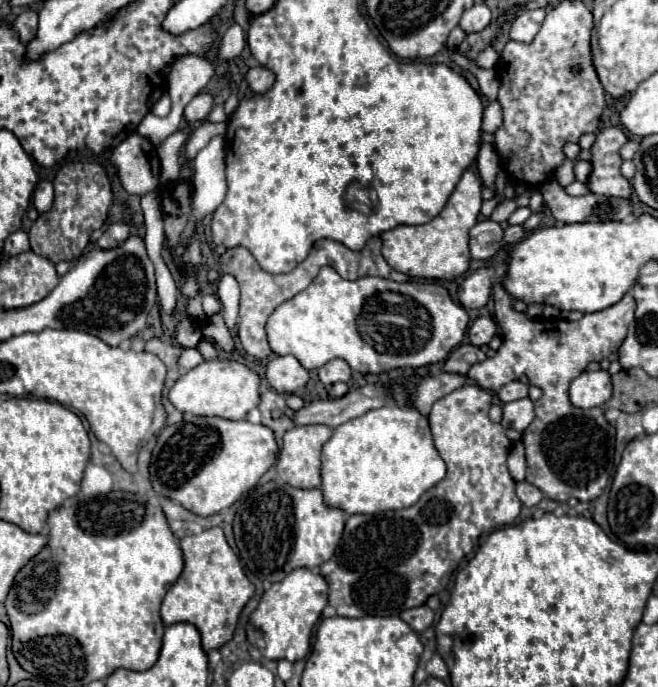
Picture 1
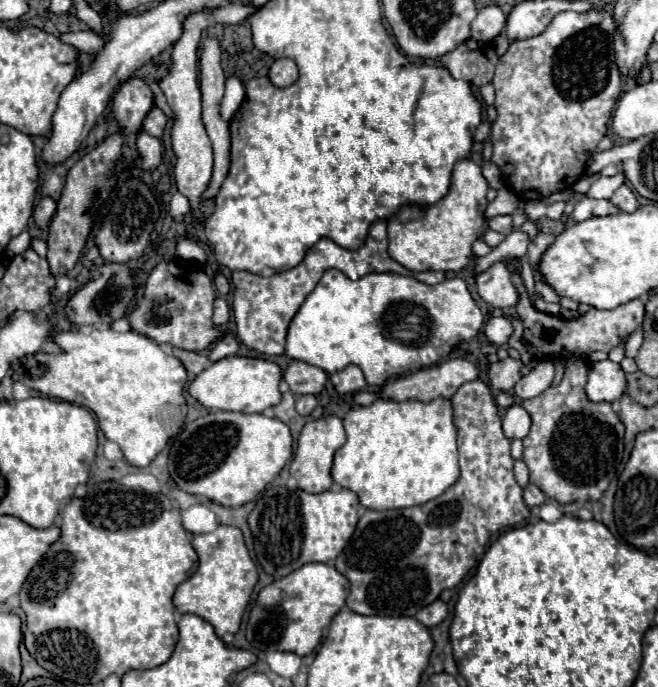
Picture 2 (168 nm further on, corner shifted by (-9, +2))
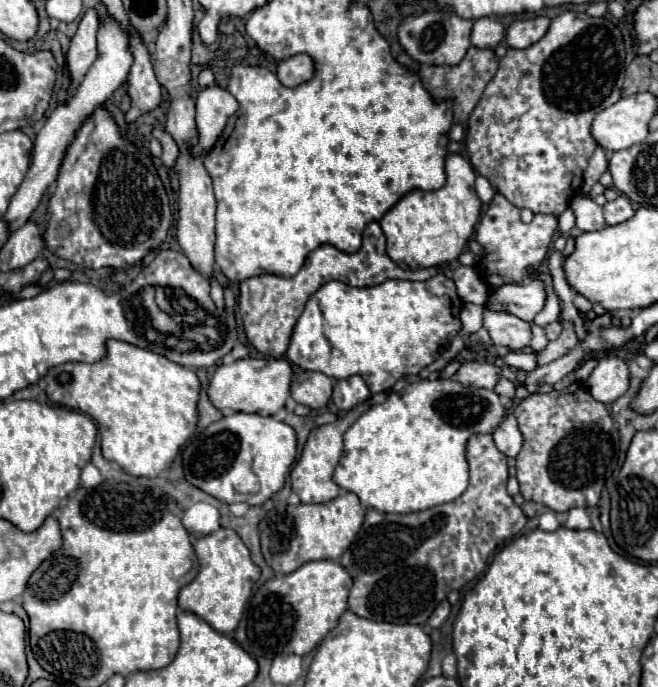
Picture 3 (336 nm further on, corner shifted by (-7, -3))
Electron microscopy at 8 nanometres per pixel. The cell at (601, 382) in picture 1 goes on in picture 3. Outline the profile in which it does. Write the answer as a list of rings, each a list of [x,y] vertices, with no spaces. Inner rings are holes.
[[[604,356],[598,366],[592,370],[586,388],[594,400],[602,404],[612,404],[628,390],[628,366],[622,358]]]

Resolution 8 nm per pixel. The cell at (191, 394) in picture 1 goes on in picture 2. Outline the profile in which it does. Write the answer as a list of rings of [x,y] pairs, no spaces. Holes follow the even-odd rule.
[[[224,357],[212,363],[200,377],[190,383],[190,395],[196,397],[208,409],[222,411],[240,411],[240,413],[262,413],[268,407],[280,403],[280,379],[282,369],[274,361],[268,359],[252,359],[252,357]]]

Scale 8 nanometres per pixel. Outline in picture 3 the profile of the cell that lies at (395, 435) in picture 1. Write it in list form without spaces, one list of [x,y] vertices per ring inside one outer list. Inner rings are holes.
[[[420,380],[390,394],[382,404],[364,412],[344,434],[344,454],[332,480],[356,494],[364,508],[376,508],[388,514],[408,514],[456,500],[468,486],[468,464],[464,458],[466,442],[472,434],[494,432],[504,420],[504,406],[494,390],[466,388],[454,380]]]

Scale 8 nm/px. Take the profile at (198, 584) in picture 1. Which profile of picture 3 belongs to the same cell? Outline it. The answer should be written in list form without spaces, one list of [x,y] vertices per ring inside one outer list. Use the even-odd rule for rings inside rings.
[[[220,528],[214,534],[198,538],[194,544],[194,552],[200,568],[196,578],[180,590],[178,606],[182,610],[198,614],[220,634],[232,634],[242,618],[244,606],[252,594],[254,584],[260,578],[260,568],[252,562],[250,552],[240,540],[240,536],[230,528]]]

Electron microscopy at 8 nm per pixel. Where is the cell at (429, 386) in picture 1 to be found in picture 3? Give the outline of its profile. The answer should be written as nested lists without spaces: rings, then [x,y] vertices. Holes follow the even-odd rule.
[[[464,362],[460,370],[452,376],[456,382],[462,382],[462,386],[478,386],[478,388],[494,388],[494,384],[500,378],[500,368],[490,362]]]

